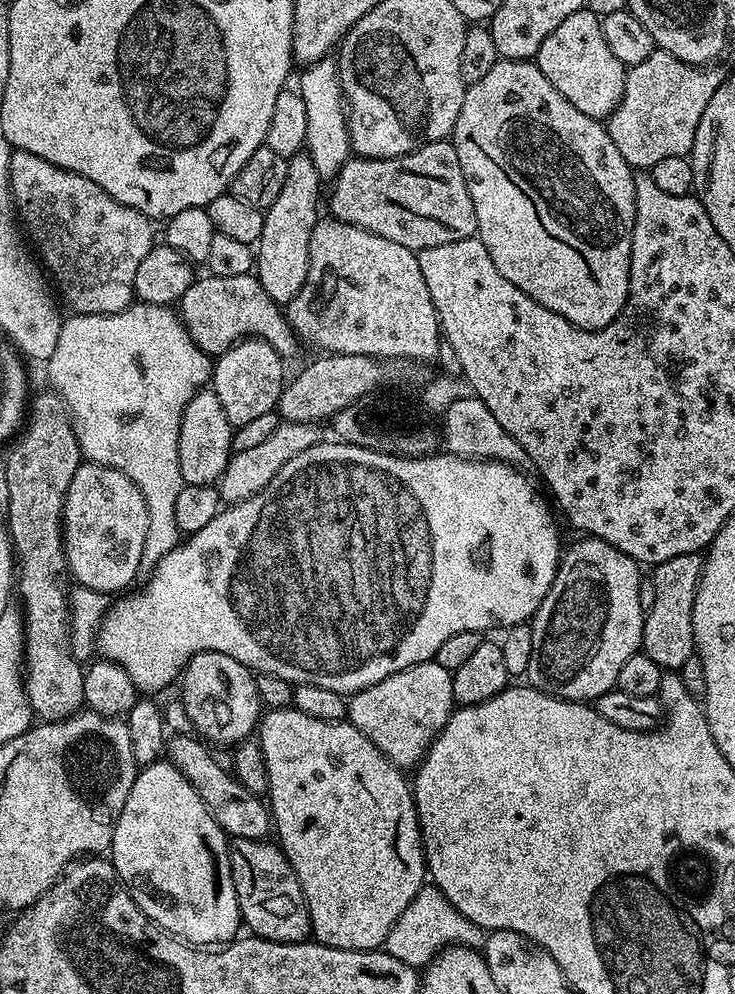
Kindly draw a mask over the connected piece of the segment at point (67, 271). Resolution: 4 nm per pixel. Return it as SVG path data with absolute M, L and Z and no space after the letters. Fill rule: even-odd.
M19 150L13 151L12 157L10 158L10 178L8 179L8 181L10 181L10 183L12 184L12 199L16 205L16 211L18 213L19 219L22 221L23 227L26 229L27 235L30 237L30 240L30 235L32 235L33 241L31 240L31 243L34 245L34 248L34 243L36 243L37 249L35 248L35 251L38 253L39 259L42 261L43 267L47 269L47 271L50 273L50 276L50 271L52 271L53 277L51 276L51 279L54 281L54 284L54 279L56 279L57 285L55 284L55 287L58 289L58 292L58 287L60 287L61 293L59 292L59 295L62 297L62 300L62 295L64 295L65 302L68 303L70 307L72 307L71 311L73 313L83 314L85 316L89 316L90 314L102 314L103 316L105 316L106 314L114 314L115 312L121 312L122 310L126 310L127 308L129 308L129 306L134 302L134 297L136 295L136 291L134 290L134 274L138 274L138 266L140 263L142 263L142 258L146 258L146 254L150 254L150 250L154 246L154 239L152 240L152 228L154 228L153 221L149 220L147 216L142 215L141 212L139 212L138 210L134 210L130 206L126 206L122 202L118 202L114 198L110 198L110 194L106 194L106 190L102 190L102 186L98 186L98 182L90 182L90 178L86 178L82 174L78 174L77 172L71 172L70 170L66 170L65 168L59 168L58 166L54 166L50 162L46 162L46 158L38 158L38 154L30 154L29 152L22 152Z

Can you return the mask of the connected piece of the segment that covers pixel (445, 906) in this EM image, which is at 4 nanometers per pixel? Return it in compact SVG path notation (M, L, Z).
M425 886L406 910L394 922L390 934L386 938L383 951L389 952L398 962L406 962L406 966L417 970L423 969L444 948L459 946L461 948L483 949L485 929L471 924L459 910L453 906L434 886Z

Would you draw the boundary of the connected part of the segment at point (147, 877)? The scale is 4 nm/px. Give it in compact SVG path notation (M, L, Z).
M161 758L155 760L152 764L145 764L137 771L134 786L130 786L130 794L126 794L126 806L122 806L122 814L118 814L118 822L114 826L114 838L110 849L110 859L112 865L116 867L116 872L120 876L120 882L128 889L128 893L132 895L132 900L140 908L142 912L147 914L149 920L153 920L159 928L165 932L193 945L193 946L224 946L229 942L237 939L238 933L241 931L242 921L240 918L240 907L238 906L238 898L234 890L234 878L230 870L230 854L228 853L228 845L230 837L227 832L223 832L218 826L218 822L214 822L214 818L210 814L210 810L206 810L206 806L202 802L202 798L198 798L198 794L194 790L194 786L190 786L190 782L181 774L173 764L169 764L167 759Z

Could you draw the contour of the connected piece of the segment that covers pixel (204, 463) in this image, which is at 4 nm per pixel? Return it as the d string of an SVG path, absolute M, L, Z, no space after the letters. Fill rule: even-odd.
M211 387L201 388L194 398L190 398L190 402L186 402L178 434L178 466L185 484L206 486L215 485L219 481L233 455L233 431L234 425L226 418L226 410L222 410L222 402L218 402L218 394Z

